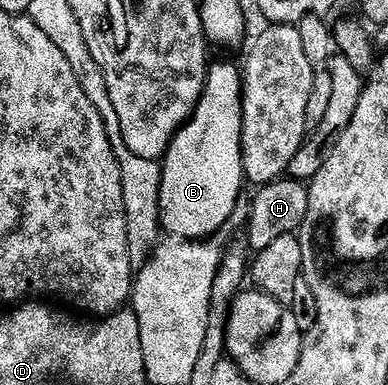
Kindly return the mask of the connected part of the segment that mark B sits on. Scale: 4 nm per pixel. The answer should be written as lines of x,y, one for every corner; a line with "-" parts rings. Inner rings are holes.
213,61
208,68
208,82
204,85
204,92
200,95
200,102
196,106
196,111
192,113
191,118
180,127
176,133
176,139
170,144
168,153
162,159
160,168
160,224
165,235
171,236
176,240
203,240
212,237
230,220
230,216
238,208
236,202
240,198
240,189
246,186
244,177
244,165
242,164
242,120
244,119
244,96
242,93
242,70
239,65
232,62

